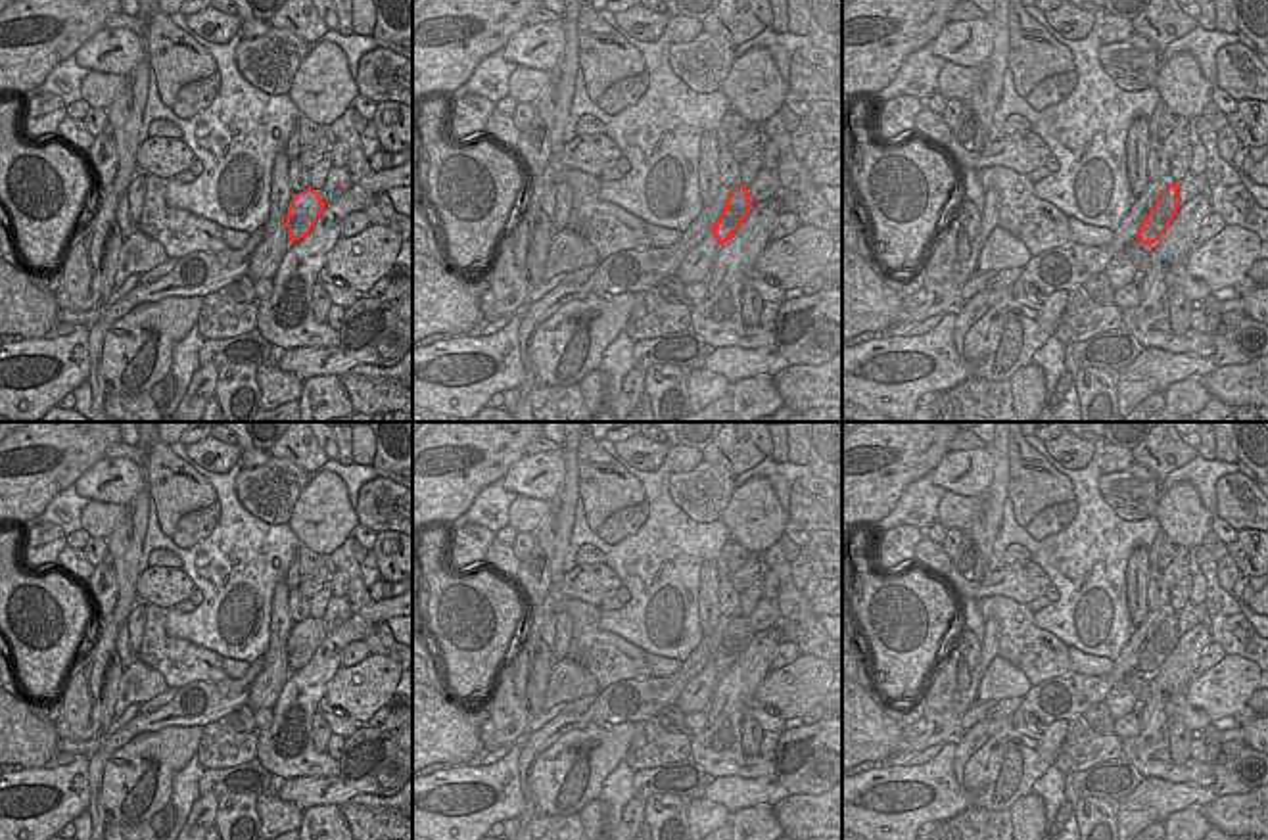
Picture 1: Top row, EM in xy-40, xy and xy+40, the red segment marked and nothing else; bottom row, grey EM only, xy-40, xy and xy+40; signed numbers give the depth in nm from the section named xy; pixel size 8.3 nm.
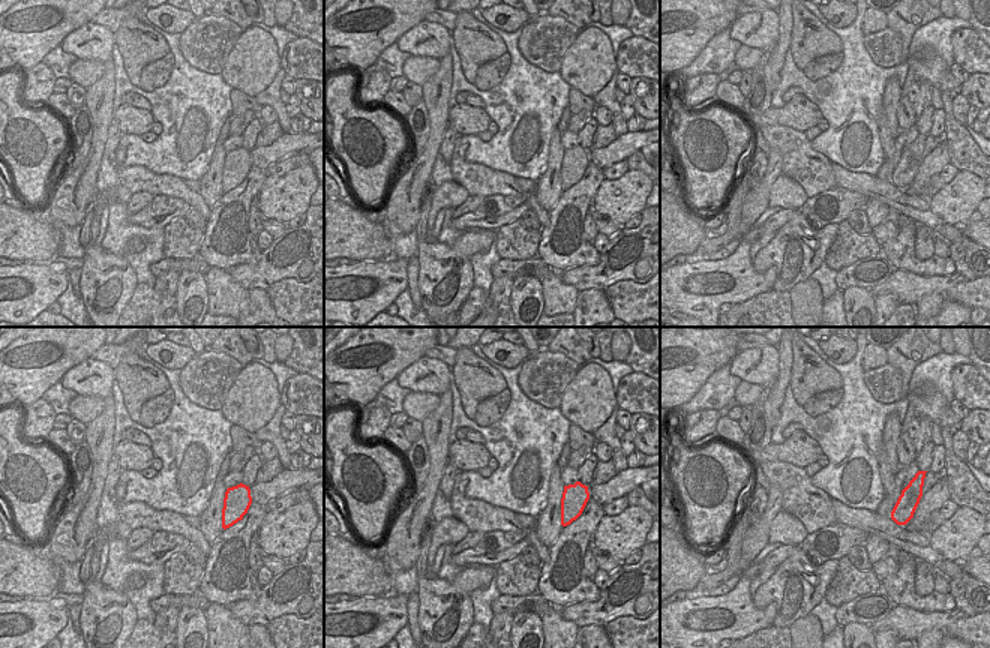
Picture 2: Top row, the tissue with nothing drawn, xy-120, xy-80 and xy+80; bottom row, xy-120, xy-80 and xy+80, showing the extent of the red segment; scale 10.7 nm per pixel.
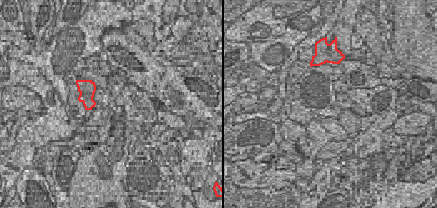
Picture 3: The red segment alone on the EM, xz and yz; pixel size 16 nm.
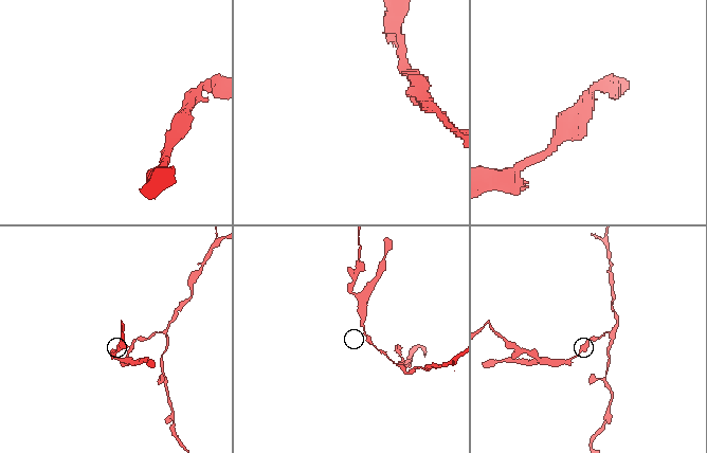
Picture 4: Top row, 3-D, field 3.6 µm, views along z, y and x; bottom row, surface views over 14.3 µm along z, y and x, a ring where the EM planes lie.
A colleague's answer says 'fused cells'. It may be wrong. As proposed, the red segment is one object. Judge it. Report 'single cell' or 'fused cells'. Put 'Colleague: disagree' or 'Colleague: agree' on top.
Colleague: agree
fused cells

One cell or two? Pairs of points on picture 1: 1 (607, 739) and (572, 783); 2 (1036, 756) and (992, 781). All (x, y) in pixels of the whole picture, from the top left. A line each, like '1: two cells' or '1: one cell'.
1: one cell
2: one cell

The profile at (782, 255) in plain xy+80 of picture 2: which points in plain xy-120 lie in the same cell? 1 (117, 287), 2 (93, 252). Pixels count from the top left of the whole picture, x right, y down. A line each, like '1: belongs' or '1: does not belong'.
1: belongs
2: belongs

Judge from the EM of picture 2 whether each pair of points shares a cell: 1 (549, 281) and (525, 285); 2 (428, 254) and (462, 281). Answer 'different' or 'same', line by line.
1: different
2: same

